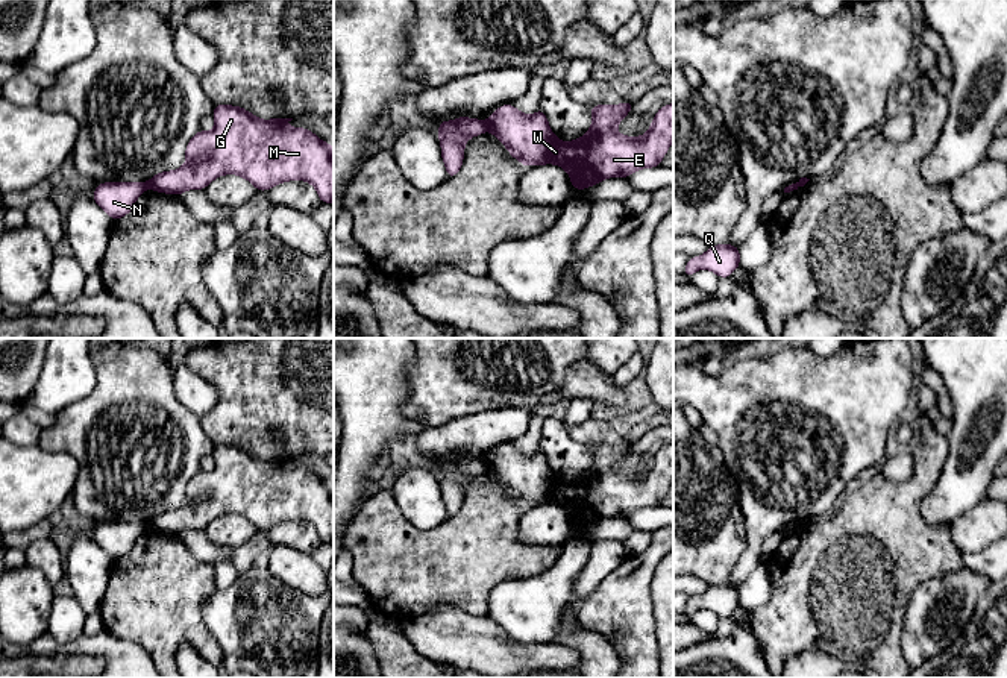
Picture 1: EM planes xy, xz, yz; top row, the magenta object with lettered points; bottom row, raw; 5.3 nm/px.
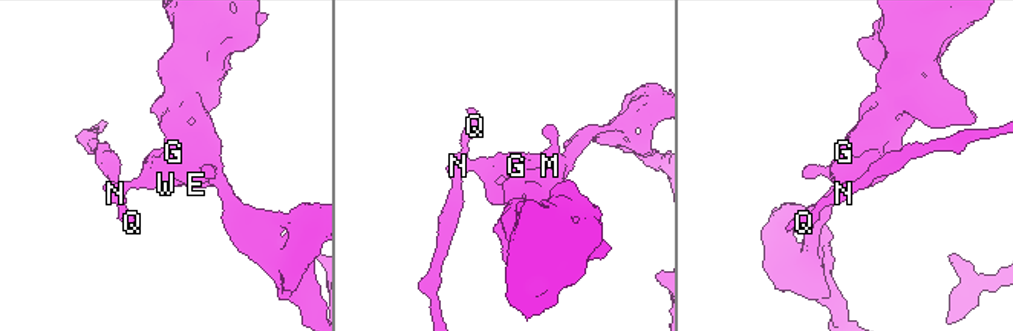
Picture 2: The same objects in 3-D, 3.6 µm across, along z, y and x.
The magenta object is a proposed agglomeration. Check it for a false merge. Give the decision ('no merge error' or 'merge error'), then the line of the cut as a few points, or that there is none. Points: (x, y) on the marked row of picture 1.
merge error; cut xz (486, 122), (487, 129)

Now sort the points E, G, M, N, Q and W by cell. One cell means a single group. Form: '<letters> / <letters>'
E G M W / N Q

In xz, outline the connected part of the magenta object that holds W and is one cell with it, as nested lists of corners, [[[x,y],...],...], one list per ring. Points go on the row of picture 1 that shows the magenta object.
[[[634,103],[596,105],[590,129],[575,141],[560,141],[543,109],[526,115],[513,105],[499,106],[487,120],[490,130],[525,167],[563,167],[578,191],[608,177],[628,177],[642,168],[661,164],[673,143],[673,103],[660,108],[643,137],[625,137],[616,126]]]

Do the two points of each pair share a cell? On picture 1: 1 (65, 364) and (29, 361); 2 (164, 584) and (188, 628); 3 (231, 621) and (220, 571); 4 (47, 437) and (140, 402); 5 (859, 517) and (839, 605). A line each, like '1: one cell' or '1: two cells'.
1: two cells
2: one cell
3: two cells
4: one cell
5: one cell

